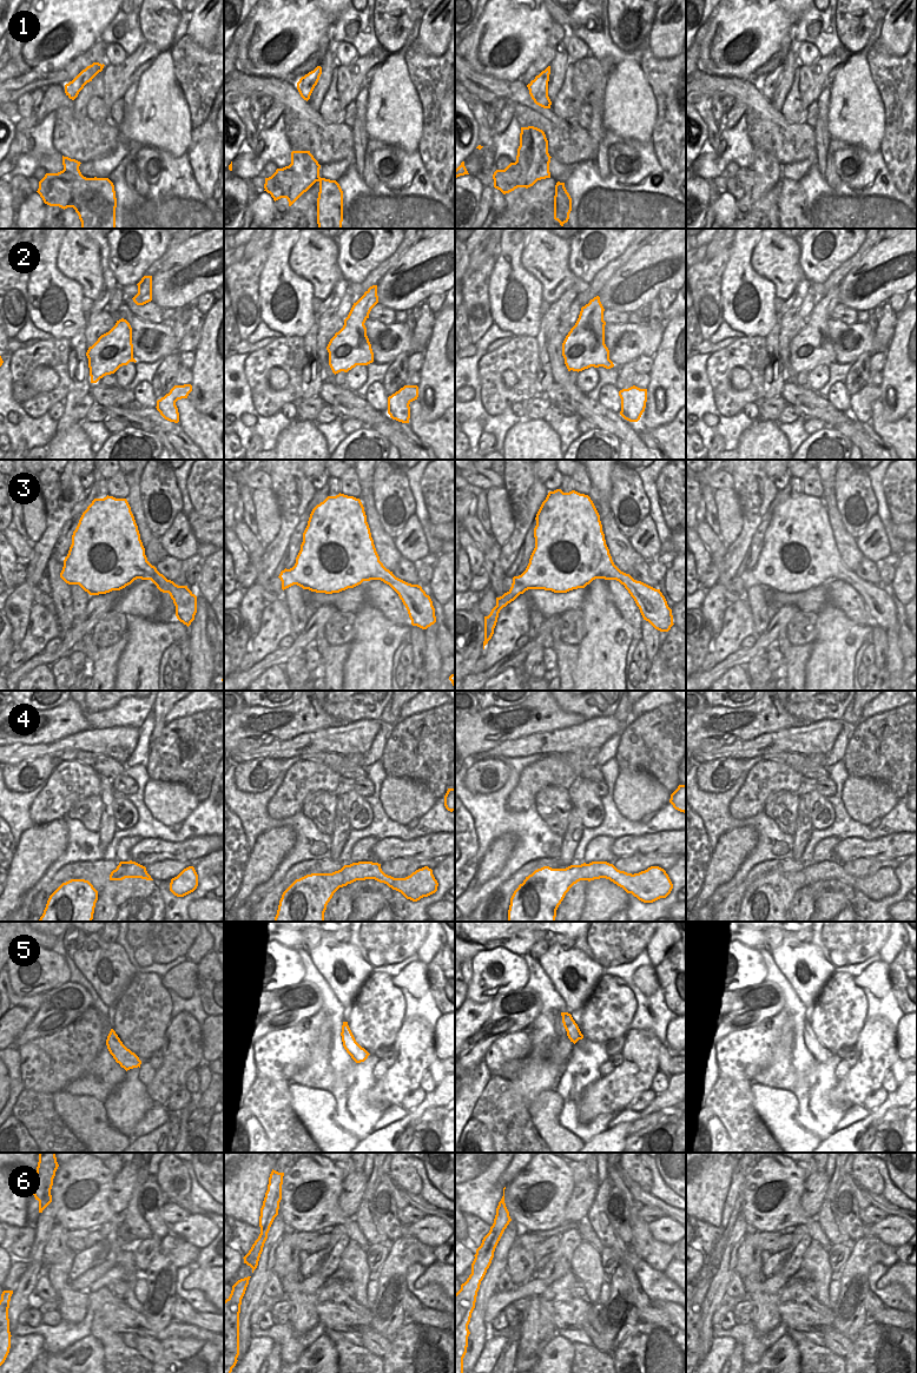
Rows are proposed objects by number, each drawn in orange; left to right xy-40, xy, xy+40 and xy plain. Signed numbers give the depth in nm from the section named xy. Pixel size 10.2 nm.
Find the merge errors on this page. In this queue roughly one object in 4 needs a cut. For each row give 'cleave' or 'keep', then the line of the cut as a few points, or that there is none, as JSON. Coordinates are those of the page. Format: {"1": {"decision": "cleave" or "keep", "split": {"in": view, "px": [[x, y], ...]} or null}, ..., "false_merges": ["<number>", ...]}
{"1": {"decision": "cleave", "split": {"in": "xy", "px": [[288, 166], [292, 171], [311, 179], [320, 177]]}}, "2": {"decision": "keep", "split": null}, "3": {"decision": "keep", "split": null}, "4": {"decision": "keep", "split": null}, "5": {"decision": "keep", "split": null}, "6": {"decision": "keep", "split": null}, "false_merges": ["1"]}

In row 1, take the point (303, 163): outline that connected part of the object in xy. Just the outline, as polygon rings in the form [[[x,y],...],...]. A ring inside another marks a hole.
[[[292,151],[290,170],[311,180],[319,178],[321,165],[310,151]]]

